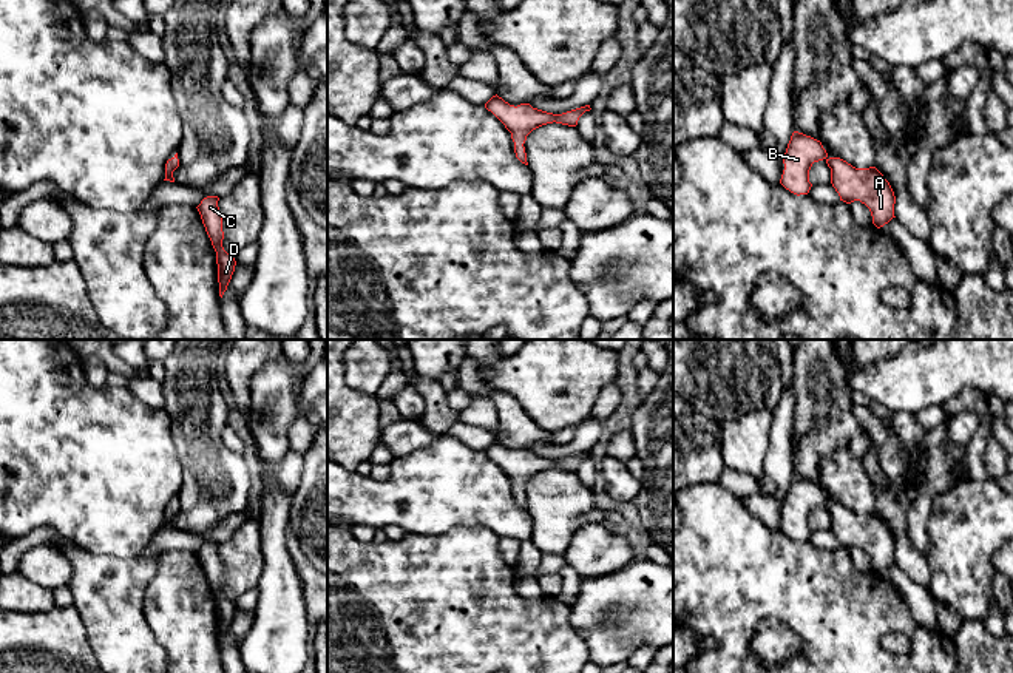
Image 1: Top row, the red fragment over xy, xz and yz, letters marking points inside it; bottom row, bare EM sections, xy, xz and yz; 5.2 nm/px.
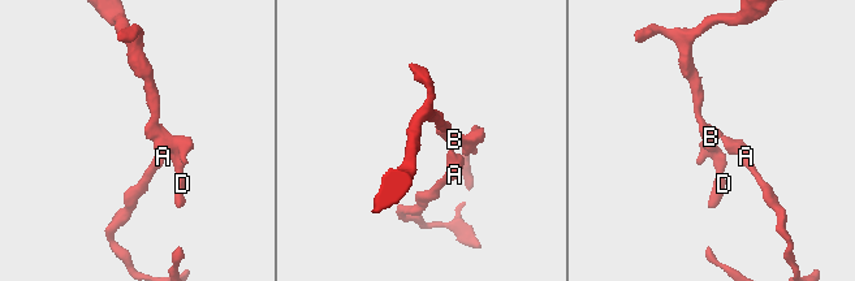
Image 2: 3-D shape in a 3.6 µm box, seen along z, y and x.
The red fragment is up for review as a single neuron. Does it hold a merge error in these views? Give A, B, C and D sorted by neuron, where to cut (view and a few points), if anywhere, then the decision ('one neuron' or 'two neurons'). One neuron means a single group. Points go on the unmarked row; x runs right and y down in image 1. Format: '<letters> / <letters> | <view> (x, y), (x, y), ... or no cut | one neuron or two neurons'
A B C D | no cut | one neuron

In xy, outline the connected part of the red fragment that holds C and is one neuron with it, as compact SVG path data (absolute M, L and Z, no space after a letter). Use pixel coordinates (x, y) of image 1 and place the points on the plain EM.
M207 542L201 546L201 550L196 554L201 560L205 577L216 597L219 642L222 644L235 617L236 607L222 593L222 560L219 557L218 546L218 542Z

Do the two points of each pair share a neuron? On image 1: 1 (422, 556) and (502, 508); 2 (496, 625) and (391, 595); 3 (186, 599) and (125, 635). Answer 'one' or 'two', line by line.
1: two
2: one
3: two

